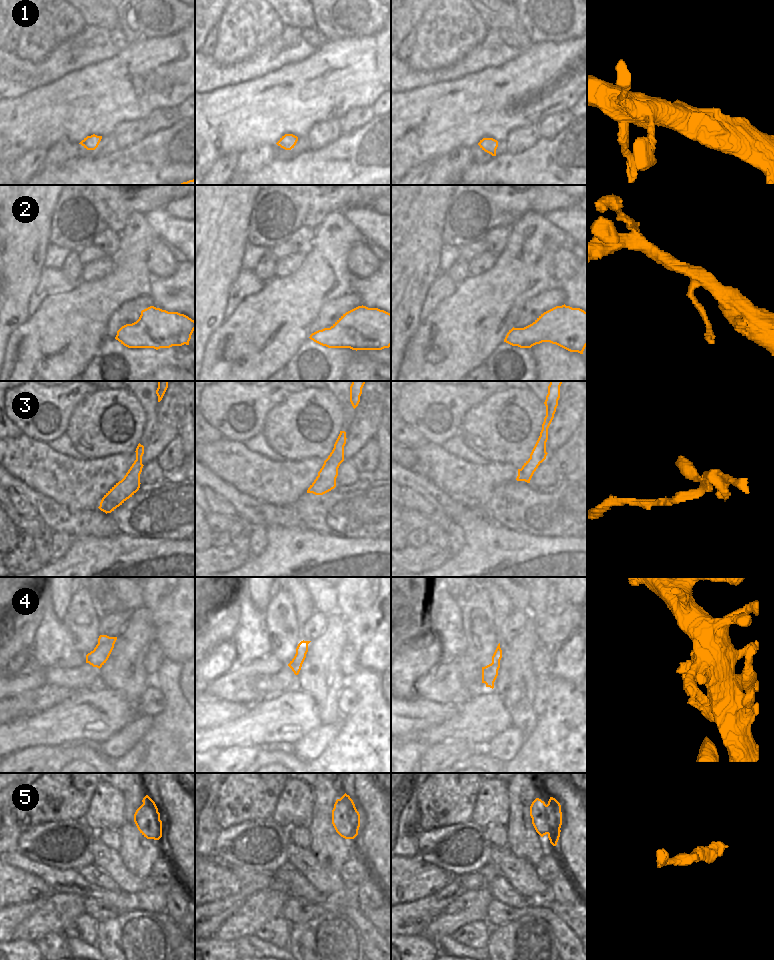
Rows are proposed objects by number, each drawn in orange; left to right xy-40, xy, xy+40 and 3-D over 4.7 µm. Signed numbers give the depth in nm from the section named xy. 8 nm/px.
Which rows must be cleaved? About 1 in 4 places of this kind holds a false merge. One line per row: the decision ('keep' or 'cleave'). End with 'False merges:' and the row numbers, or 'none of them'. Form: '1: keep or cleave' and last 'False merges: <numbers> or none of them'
1: keep
2: keep
3: keep
4: cleave
5: keep
False merges: 4

